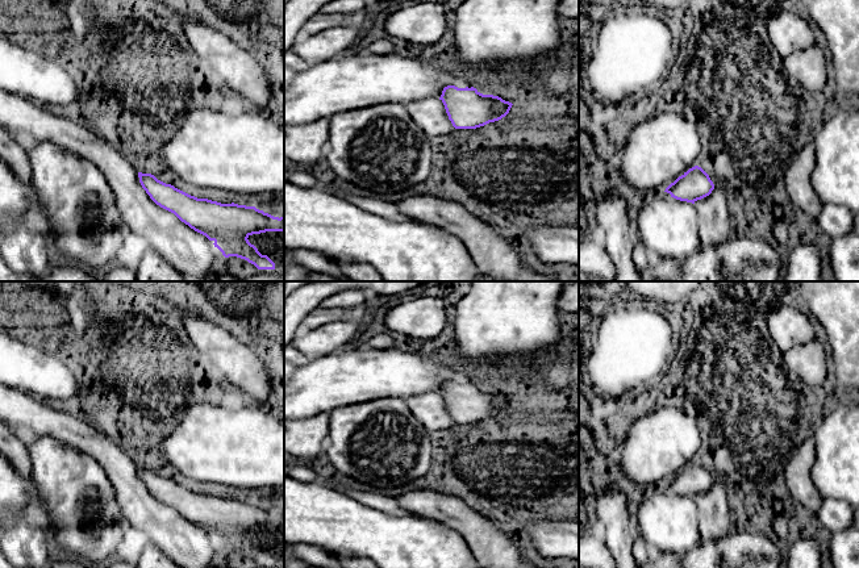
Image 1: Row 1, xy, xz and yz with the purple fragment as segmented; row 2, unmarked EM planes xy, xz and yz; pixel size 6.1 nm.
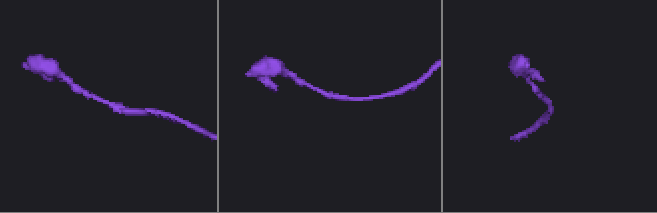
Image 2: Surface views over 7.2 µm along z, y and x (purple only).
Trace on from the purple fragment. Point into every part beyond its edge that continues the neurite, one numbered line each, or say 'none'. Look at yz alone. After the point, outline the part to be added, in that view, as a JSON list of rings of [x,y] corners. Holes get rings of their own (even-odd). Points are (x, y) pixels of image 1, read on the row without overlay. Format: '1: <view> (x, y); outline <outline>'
none

